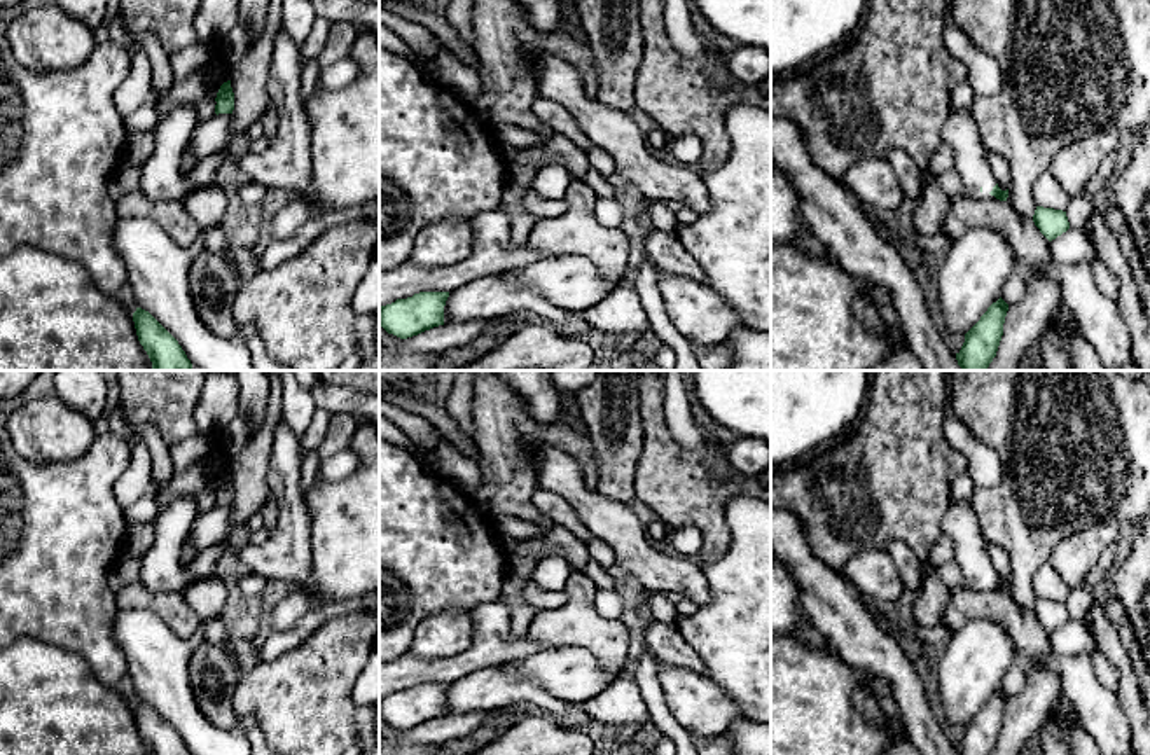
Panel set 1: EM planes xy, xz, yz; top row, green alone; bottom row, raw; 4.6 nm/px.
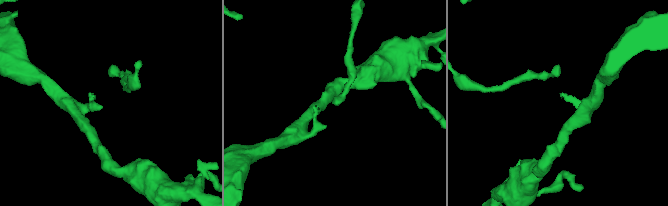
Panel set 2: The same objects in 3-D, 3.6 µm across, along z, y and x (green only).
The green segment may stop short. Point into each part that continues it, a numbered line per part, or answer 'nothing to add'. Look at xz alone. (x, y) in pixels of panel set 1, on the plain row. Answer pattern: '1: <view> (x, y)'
nothing to add

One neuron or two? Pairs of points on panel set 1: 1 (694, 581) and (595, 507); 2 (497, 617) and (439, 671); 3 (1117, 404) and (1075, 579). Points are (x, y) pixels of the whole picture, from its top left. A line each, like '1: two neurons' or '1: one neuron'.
1: one neuron
2: one neuron
3: two neurons

